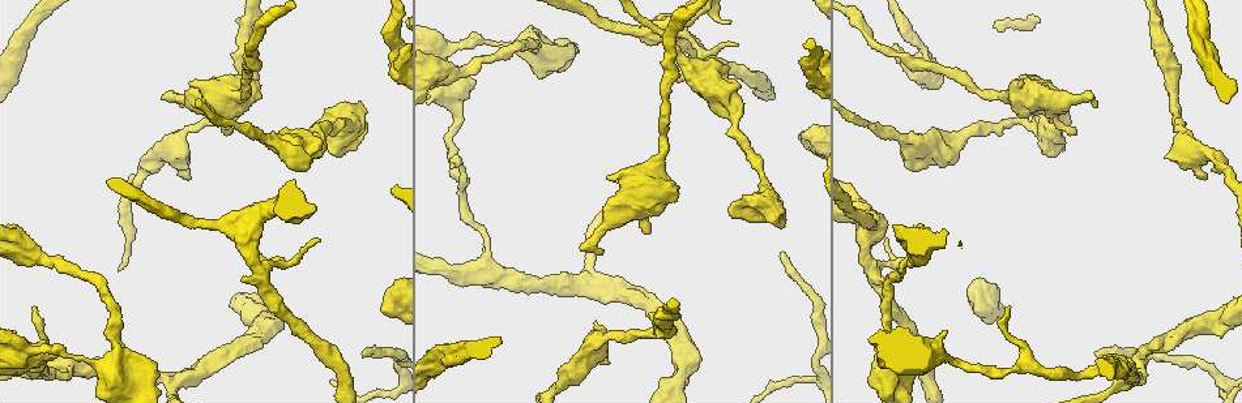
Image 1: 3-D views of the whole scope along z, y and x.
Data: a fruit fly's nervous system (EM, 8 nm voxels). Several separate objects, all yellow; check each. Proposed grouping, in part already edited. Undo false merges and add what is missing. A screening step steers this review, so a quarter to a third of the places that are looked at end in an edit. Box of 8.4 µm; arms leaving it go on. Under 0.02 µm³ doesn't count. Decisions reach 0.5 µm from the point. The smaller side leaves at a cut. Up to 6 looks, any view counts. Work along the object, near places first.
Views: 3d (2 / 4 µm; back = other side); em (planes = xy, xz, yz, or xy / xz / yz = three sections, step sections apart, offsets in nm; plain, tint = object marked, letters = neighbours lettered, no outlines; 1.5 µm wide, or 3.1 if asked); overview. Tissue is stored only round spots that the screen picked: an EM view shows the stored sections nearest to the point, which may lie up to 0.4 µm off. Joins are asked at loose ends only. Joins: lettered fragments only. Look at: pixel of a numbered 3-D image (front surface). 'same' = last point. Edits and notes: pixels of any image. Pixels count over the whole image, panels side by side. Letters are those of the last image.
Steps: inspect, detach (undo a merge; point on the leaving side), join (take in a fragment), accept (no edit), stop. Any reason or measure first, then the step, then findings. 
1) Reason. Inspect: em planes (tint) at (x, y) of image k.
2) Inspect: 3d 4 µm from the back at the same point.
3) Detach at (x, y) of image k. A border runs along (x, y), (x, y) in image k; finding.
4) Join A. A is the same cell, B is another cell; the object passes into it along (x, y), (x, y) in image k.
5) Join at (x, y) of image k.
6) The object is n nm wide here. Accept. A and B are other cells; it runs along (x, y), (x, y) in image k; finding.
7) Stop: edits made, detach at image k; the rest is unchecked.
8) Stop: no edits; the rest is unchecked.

Free end. Inspect: 3d 2 µm from the back at (1094, 355) of image 1.

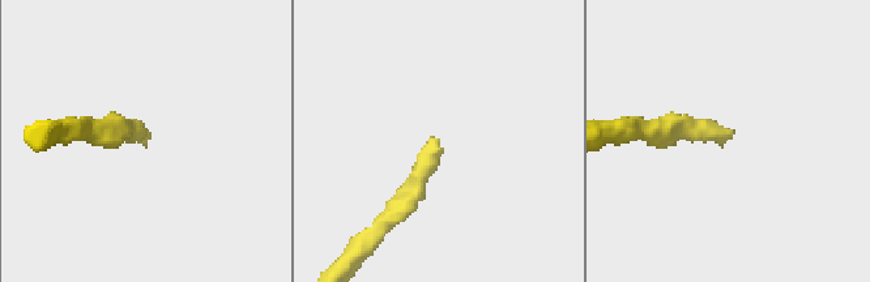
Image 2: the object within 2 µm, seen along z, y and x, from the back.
Need the tissue. Inspect: em planes (letters) at (147, 135) of image 2.

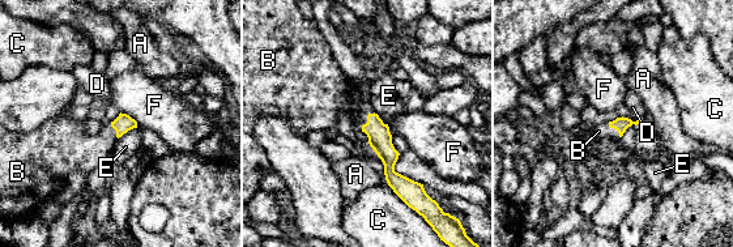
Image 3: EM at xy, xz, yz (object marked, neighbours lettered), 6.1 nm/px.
Join B. B is the same cell, A, C, D, E and F are other cells; the neuron continues.

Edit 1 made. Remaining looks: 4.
Inspect: overview.

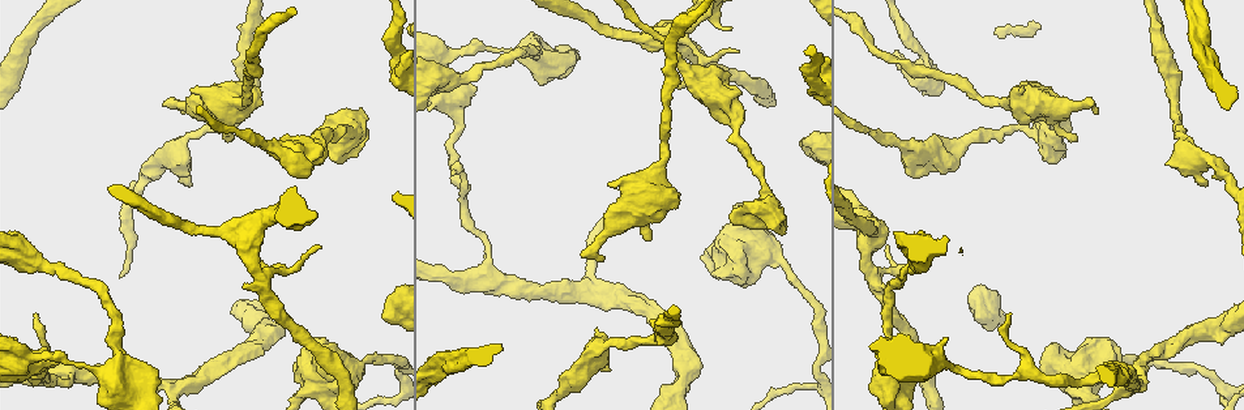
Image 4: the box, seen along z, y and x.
Branch stops here. Inspect: 3d 4 µm at (1077, 141) of image 4.

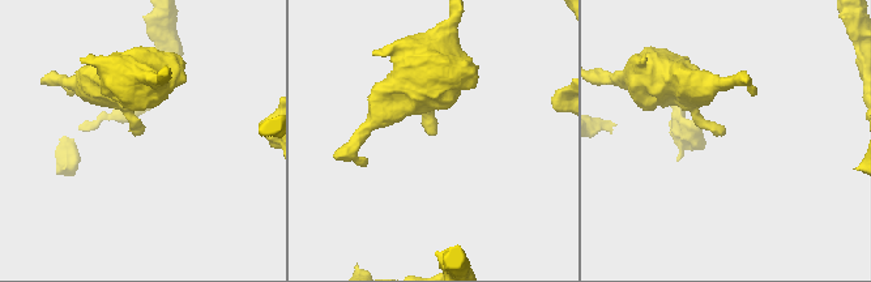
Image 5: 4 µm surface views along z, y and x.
Shape alone is not enough. Inspect: em yz step 8 (letters) at (724, 134) of image 5.

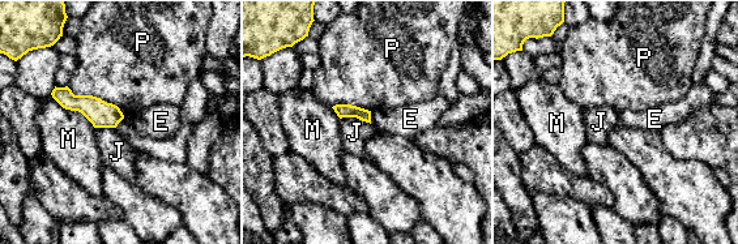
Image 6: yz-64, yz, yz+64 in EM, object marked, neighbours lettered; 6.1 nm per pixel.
Accept. E, J, M and P are other cells; a border runs along (340, 118), (358, 118), (370, 124) in image 6; no lettered fragment goes on from it.

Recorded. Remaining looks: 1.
Thick turns thin. Inspect: em xy step 4 (letters) at (180, 148) of image 4.

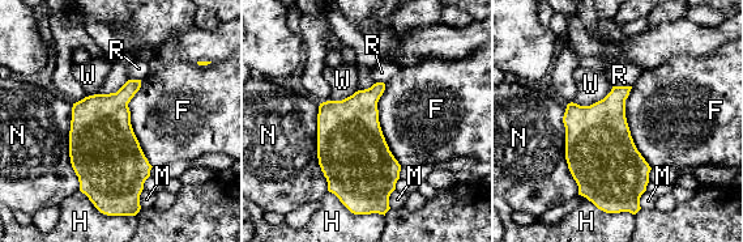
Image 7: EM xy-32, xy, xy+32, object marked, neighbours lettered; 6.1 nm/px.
Accept. F, H, M, N, R and W are other cells; a border runs along (140, 80), (129, 123), (152, 166) in image 7; all the same neuron.

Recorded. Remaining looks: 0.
Stop: edits made, join at image 3; the rest is unchecked.

